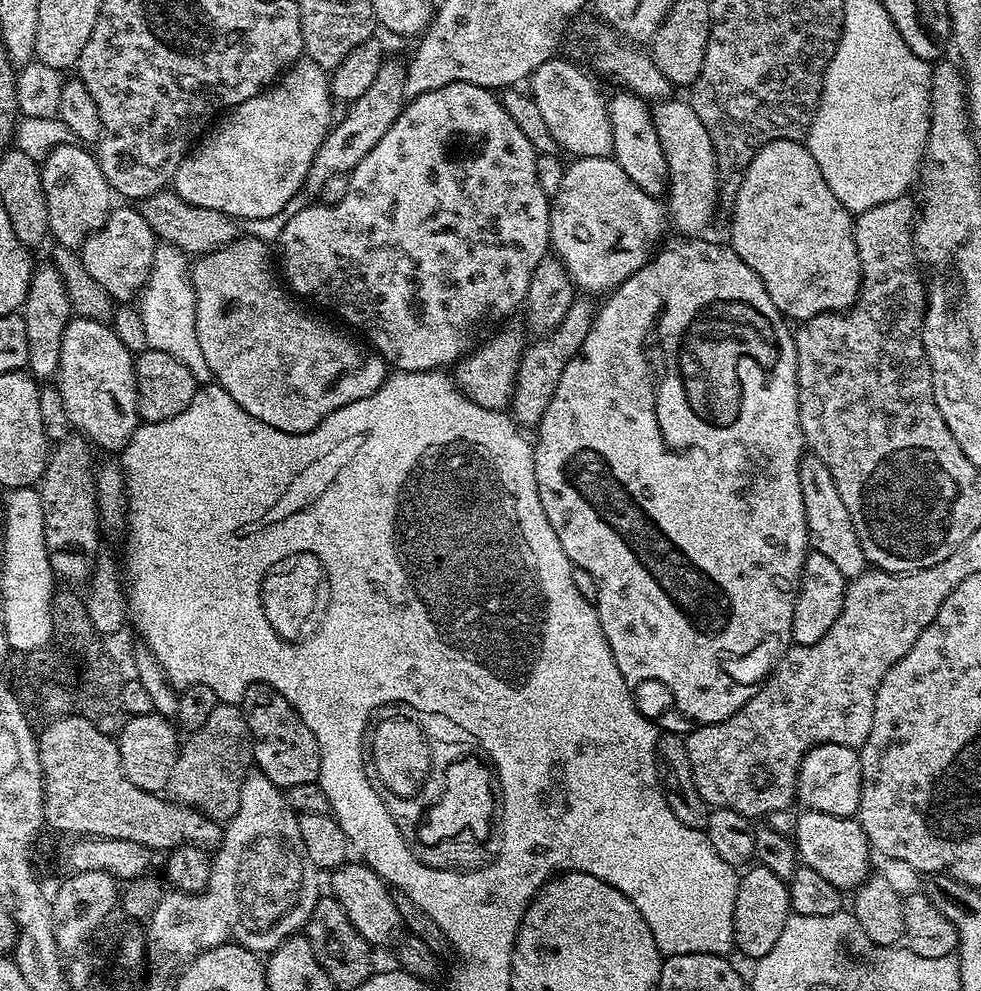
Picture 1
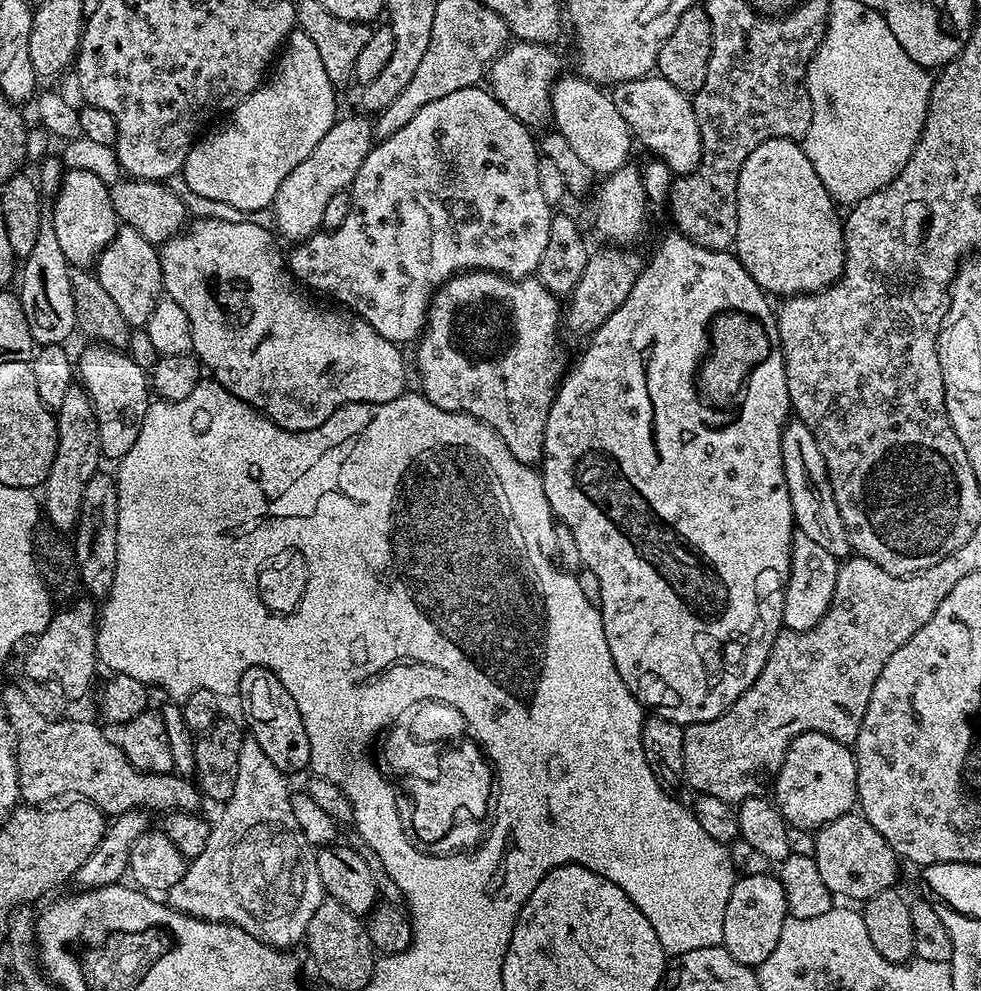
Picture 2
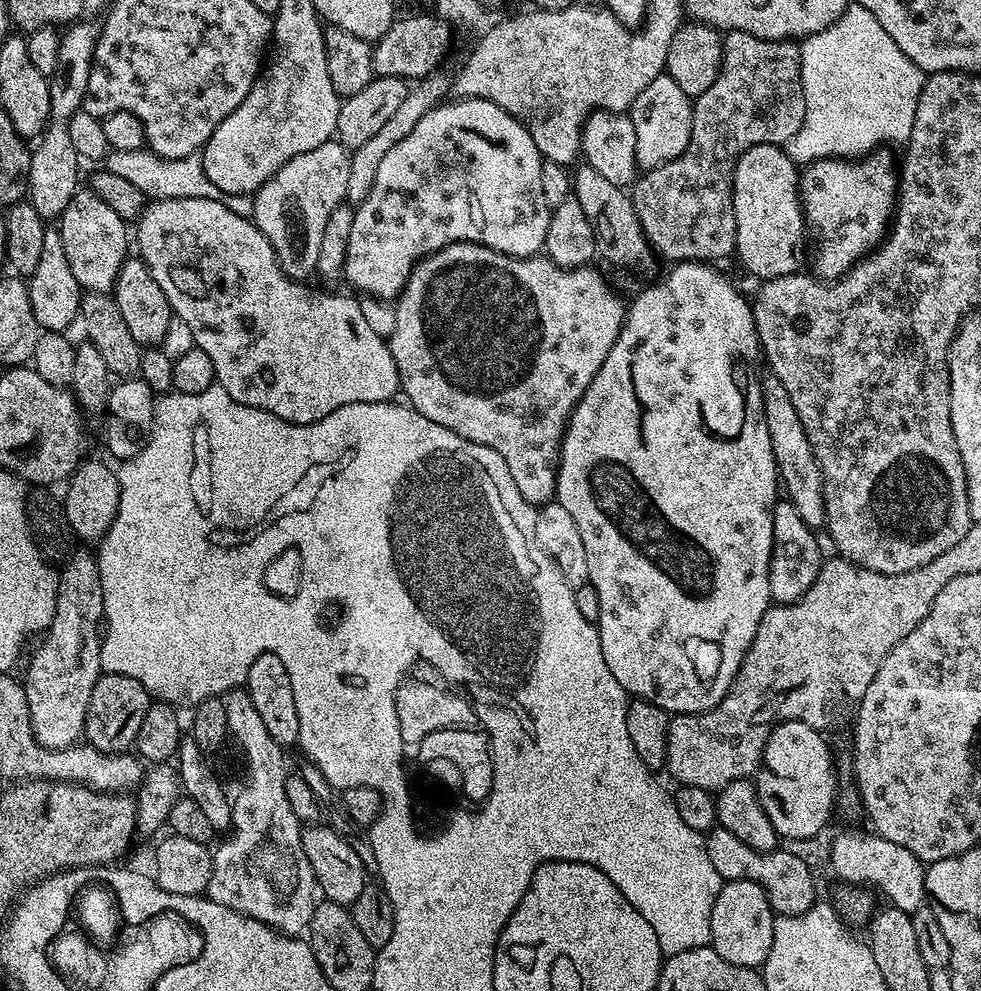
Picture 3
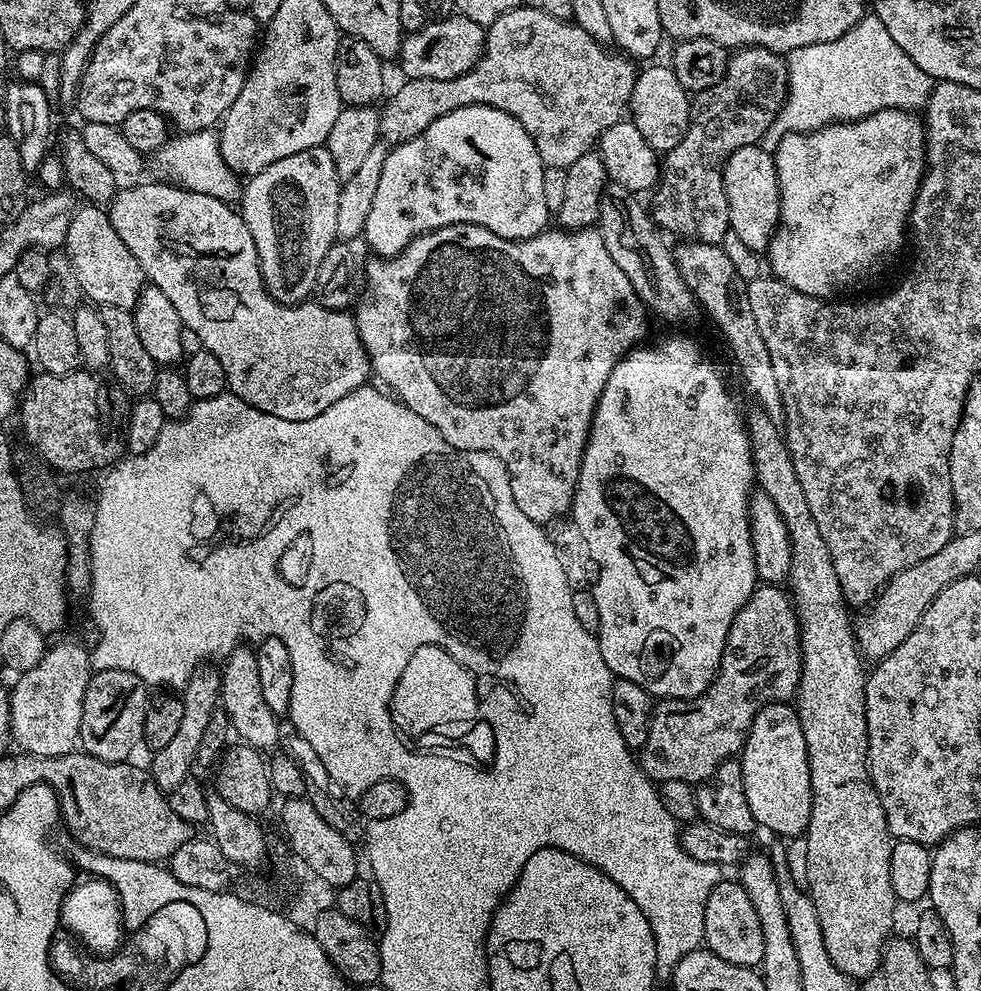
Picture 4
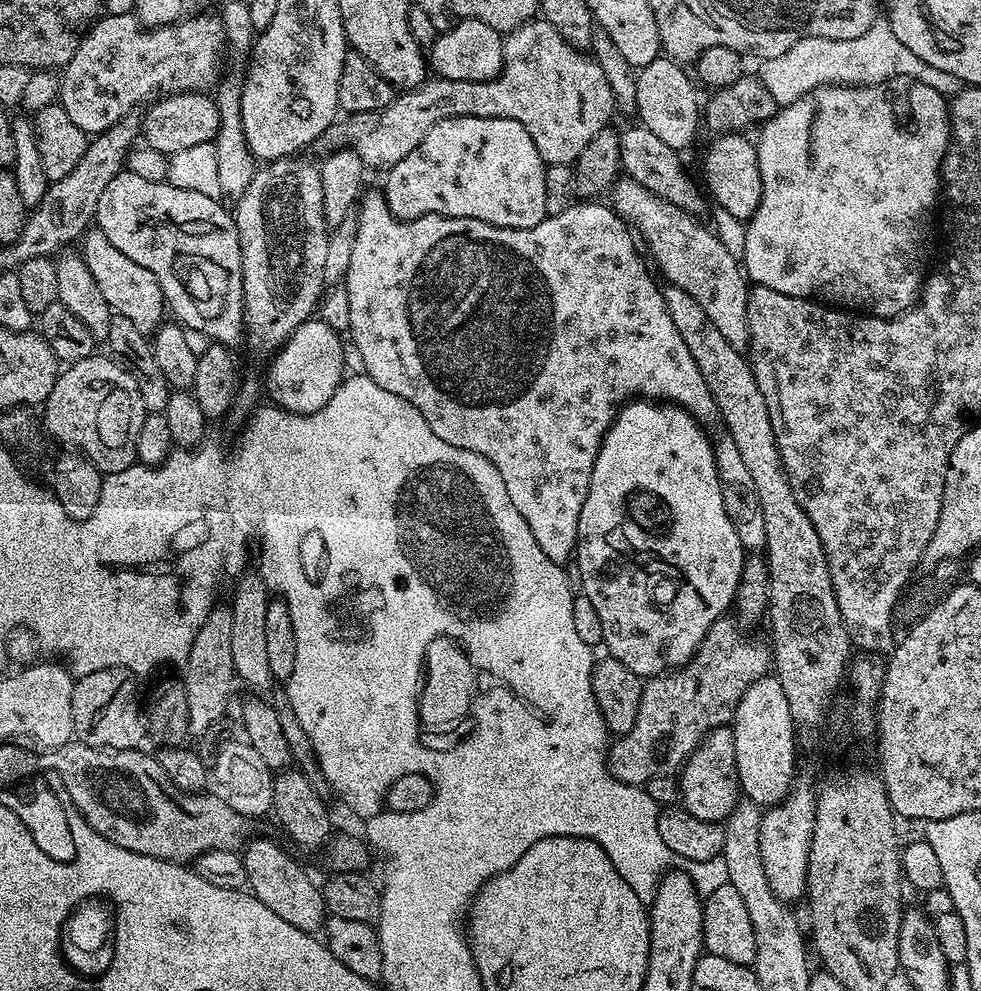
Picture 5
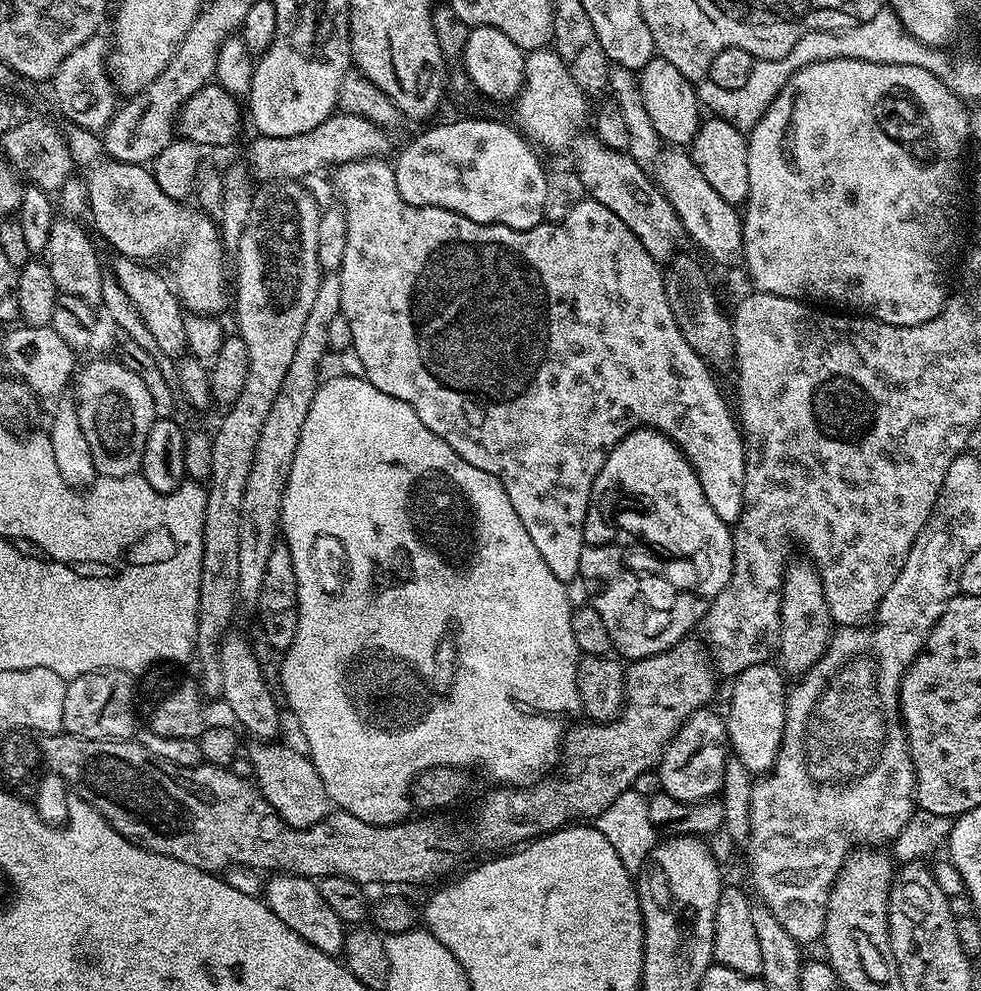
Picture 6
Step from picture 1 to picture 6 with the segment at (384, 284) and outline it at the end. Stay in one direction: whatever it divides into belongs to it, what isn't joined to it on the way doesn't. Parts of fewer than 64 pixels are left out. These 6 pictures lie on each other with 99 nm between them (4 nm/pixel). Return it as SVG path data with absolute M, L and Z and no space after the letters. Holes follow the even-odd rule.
M452 120L426 129L394 160L398 194L410 206L445 208L470 218L470 222L511 228L516 224L538 226L544 220L546 206L546 168L536 157L537 149L509 124Z

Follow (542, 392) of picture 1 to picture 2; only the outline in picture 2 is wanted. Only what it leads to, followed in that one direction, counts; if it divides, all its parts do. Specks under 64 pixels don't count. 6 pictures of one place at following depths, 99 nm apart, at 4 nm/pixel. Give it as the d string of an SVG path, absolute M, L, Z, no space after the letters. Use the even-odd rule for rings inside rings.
M616 246L605 248L608 248L605 252L593 251L589 255L586 270L578 286L574 286L570 299L567 301L569 304L566 304L567 331L569 328L570 331L577 332L580 336L587 337L597 332L602 322L606 322L606 318L610 318L610 314L614 314L614 310L618 310L622 302L626 302L626 294L630 294L638 274L646 263L643 255L640 257L636 252L628 252L632 250L621 250Z

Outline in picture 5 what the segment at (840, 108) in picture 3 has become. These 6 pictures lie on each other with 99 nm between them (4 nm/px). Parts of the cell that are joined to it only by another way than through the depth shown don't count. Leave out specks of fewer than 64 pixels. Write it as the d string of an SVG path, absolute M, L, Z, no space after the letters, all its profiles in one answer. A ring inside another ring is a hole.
M877 22L866 30L866 34L860 35L859 38L846 38L845 40L835 40L834 38L802 38L786 50L786 54L778 54L778 58L770 58L759 65L758 78L770 90L770 98L774 98L777 106L792 104L798 98L802 98L808 92L816 88L823 88L825 84L842 84L845 86L863 86L866 84L885 84L887 80L895 80L897 76L907 76L909 80L917 80L926 86L934 86L945 96L951 98L960 91L962 85L954 74L946 74L946 70L937 70L935 66L930 66L930 62L922 62L918 54L912 53L911 50L903 43L898 42L894 30L886 22Z

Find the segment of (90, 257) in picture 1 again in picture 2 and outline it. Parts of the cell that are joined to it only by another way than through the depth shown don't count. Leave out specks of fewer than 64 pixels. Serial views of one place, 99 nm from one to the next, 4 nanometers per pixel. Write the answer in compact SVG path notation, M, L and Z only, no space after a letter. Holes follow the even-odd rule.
M121 225L116 236L97 260L96 277L117 303L118 310L133 328L145 327L164 296L164 275L161 270L159 249L133 227Z

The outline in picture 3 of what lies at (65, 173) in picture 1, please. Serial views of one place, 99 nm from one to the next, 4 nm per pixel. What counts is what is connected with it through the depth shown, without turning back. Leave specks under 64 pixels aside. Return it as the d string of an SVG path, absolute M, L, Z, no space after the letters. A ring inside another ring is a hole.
M80 190L58 218L58 231L66 262L70 266L70 274L74 274L81 289L84 292L111 293L119 271L130 256L130 228L126 221L118 218L114 209L106 206L106 202L98 198L98 194L91 190Z

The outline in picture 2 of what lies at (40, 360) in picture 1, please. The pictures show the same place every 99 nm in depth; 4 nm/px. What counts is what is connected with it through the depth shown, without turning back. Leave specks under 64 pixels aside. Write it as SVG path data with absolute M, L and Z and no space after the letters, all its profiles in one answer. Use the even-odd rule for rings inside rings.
M46 214L42 218L42 230L38 230L38 242L30 254L23 257L18 272L18 295L22 310L26 310L26 322L30 322L30 334L37 345L64 344L71 332L77 331L74 290L70 286L73 267L66 254L62 254L57 235L54 234L54 218Z

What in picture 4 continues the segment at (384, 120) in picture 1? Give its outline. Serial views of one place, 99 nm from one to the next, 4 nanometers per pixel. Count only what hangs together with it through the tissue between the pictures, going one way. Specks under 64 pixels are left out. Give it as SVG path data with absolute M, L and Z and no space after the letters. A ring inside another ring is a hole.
M321 146L290 154L290 158L278 158L278 162L270 162L266 170L251 177L243 185L238 211L250 230L250 238L254 238L264 289L279 304L302 304L312 296L314 282L318 278L318 266L322 266L326 250L330 250L330 246L338 240L336 231L341 183L334 158L330 158L330 150L327 146Z

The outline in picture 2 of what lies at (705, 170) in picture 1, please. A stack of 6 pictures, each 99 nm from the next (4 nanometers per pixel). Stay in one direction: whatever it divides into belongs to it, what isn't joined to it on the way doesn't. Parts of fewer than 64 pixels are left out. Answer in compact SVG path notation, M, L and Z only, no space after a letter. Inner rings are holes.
M649 74L615 85L614 99L639 147L641 144L648 154L661 160L673 174L692 172L700 165L700 152L704 147L689 93L678 90L678 86L670 86L670 82L659 74Z

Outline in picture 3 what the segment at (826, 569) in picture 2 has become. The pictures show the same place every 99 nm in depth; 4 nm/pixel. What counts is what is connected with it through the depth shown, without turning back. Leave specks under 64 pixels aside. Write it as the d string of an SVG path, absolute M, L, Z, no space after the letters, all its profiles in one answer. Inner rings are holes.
M780 498L772 510L772 561L770 562L770 594L776 604L793 604L800 600L818 578L822 567L817 533L802 522L802 514L794 510L791 500Z

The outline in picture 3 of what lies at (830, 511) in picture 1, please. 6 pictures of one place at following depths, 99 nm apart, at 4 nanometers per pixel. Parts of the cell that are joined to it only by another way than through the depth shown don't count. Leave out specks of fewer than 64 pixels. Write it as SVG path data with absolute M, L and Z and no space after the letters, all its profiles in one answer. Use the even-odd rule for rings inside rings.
M771 374L762 380L764 389L764 417L766 430L770 430L770 442L774 450L776 467L782 488L786 491L787 499L791 500L794 510L802 514L802 522L813 530L825 527L826 506L824 505L824 479L814 458L814 450L810 440L806 438L806 430L802 430L802 421L798 418L798 410L794 410L794 402L790 402L790 394L786 394L786 386L778 382L778 378Z

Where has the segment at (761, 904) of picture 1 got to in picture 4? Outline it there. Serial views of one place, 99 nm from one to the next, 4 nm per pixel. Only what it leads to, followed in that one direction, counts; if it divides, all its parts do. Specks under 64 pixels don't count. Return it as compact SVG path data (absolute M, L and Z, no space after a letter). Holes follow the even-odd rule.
M722 878L706 898L704 919L704 944L708 951L734 962L734 966L759 969L762 962L762 925L758 913L750 902L750 894L735 879Z

